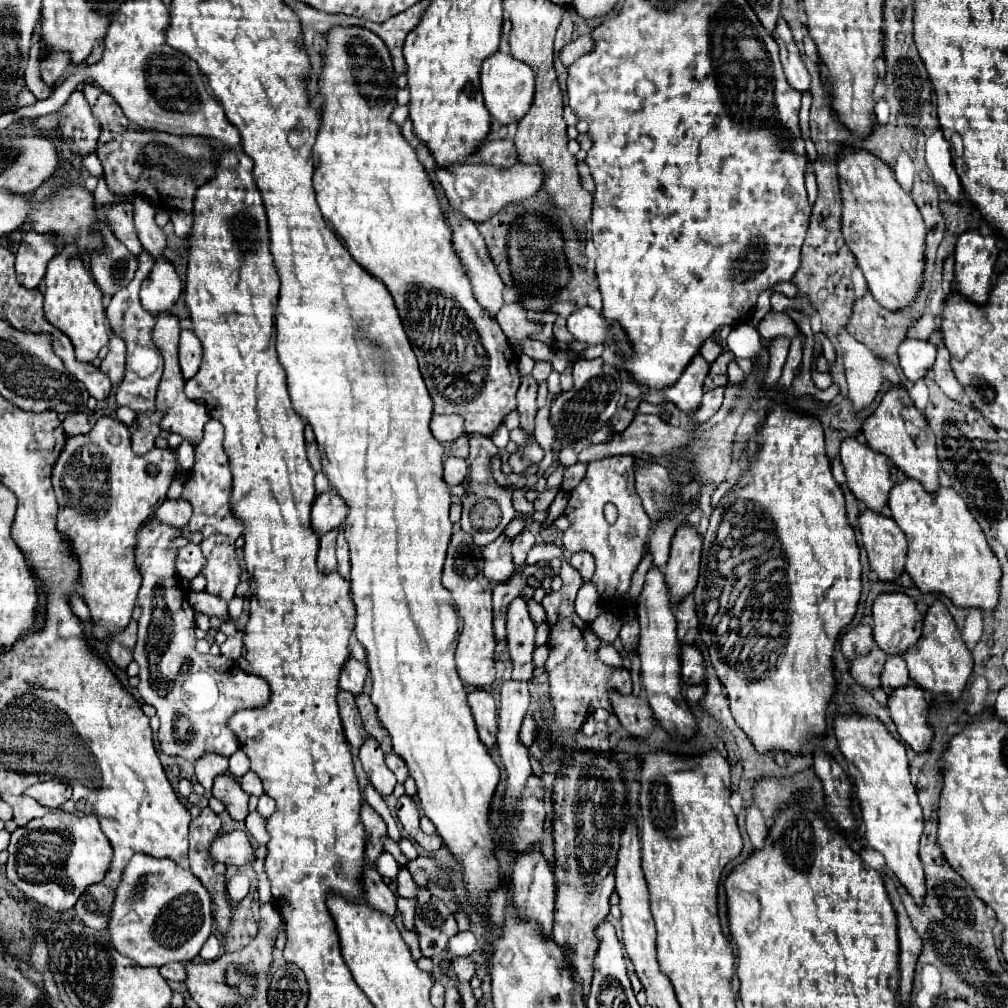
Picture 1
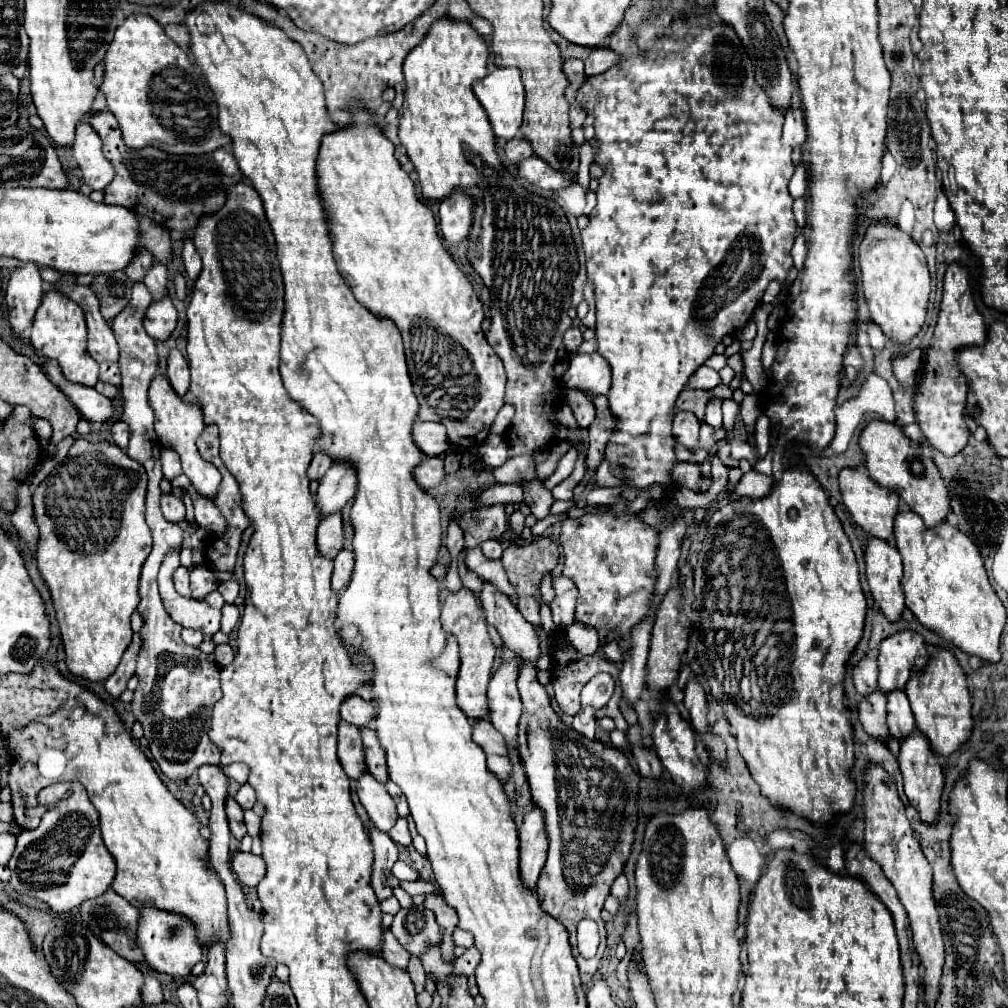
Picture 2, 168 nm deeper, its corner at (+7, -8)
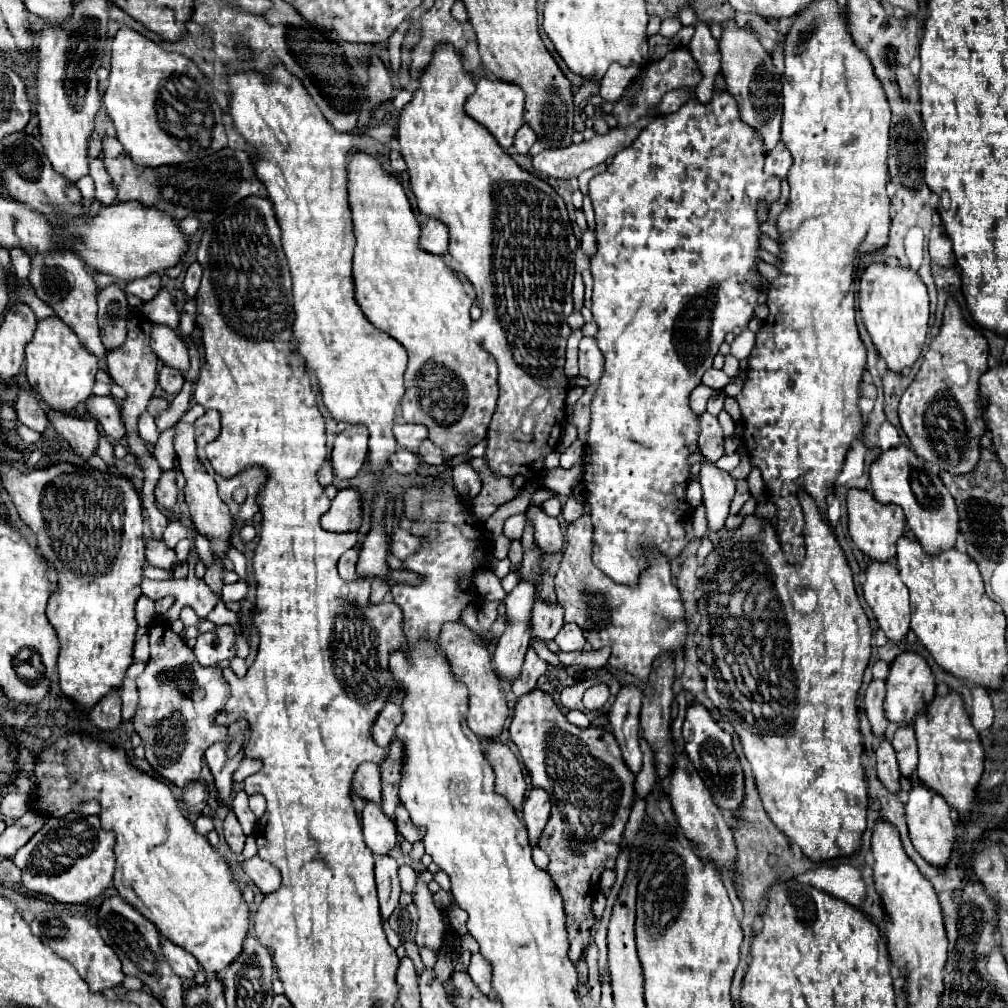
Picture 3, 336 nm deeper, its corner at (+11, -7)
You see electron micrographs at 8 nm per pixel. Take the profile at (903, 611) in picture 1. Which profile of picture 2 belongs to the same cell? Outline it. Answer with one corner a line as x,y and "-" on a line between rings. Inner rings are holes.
901,631
883,639
879,647
879,689
889,695
893,689
905,691
911,673
923,671
929,655
921,635
913,631

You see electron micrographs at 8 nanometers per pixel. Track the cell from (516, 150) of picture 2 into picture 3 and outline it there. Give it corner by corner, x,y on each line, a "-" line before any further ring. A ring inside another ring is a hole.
523,124
517,134
515,134
515,142
513,142
513,148
519,152
519,154
529,154
531,146
535,144
537,136
531,132
531,128
527,124

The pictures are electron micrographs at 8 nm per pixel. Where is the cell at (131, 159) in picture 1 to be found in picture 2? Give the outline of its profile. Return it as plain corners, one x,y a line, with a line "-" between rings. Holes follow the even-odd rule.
109,111
95,113
89,117
89,123
103,141
105,157
115,167
115,179
105,189
105,203
107,205
123,205
127,209
137,209
139,217
151,219
167,229
177,229
177,231
179,229
195,229
197,221
201,217
205,217
205,213
215,213
217,209
221,209
221,205
225,205
227,189
231,185
237,185
241,181
247,183
247,179
239,171
239,165
237,165
233,153
227,149
217,149
217,151
207,153
207,155
169,155
169,153
163,153
161,149
155,149
155,147
127,149
123,139
121,139
121,129
119,129
113,113
109,113

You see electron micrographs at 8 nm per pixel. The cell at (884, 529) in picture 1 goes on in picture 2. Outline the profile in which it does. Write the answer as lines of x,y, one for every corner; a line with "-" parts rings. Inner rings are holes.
869,539
865,549
865,565
867,565
867,583
871,587
871,595
889,623
901,619
905,609
903,597
903,565
901,555
895,547
885,541

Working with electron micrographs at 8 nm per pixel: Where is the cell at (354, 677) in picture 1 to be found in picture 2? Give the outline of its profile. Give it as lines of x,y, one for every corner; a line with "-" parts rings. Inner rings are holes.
347,697
341,705
341,717
349,725
355,727
369,727
373,717
377,717
377,709
373,709
371,703
363,701
361,697

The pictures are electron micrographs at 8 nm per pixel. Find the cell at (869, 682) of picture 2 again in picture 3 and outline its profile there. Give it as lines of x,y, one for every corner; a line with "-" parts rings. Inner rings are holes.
873,678
865,690
863,706
873,726
873,732
877,736
885,736
885,728
887,728
887,720
883,714
883,696
885,696
885,682
879,678

